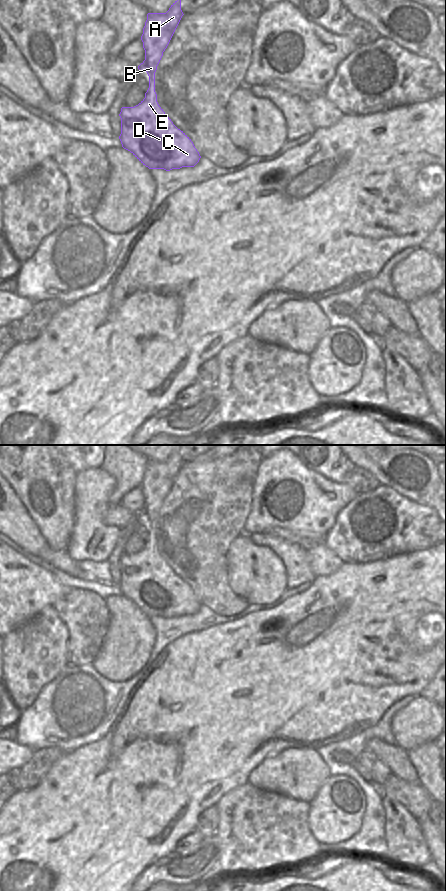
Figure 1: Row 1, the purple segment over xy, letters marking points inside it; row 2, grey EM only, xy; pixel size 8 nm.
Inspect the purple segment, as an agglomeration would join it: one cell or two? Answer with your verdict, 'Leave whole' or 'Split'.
Leave whole

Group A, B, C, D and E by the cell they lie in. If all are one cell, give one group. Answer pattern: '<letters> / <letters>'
A B C D E

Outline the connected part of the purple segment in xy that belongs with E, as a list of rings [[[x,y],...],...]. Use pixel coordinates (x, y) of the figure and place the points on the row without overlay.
[[[179,445],[166,461],[148,461],[141,488],[145,508],[138,514],[149,524],[145,546],[134,555],[122,555],[122,595],[149,617],[194,615],[201,604],[191,587],[178,577],[157,550],[155,520],[182,464]]]

